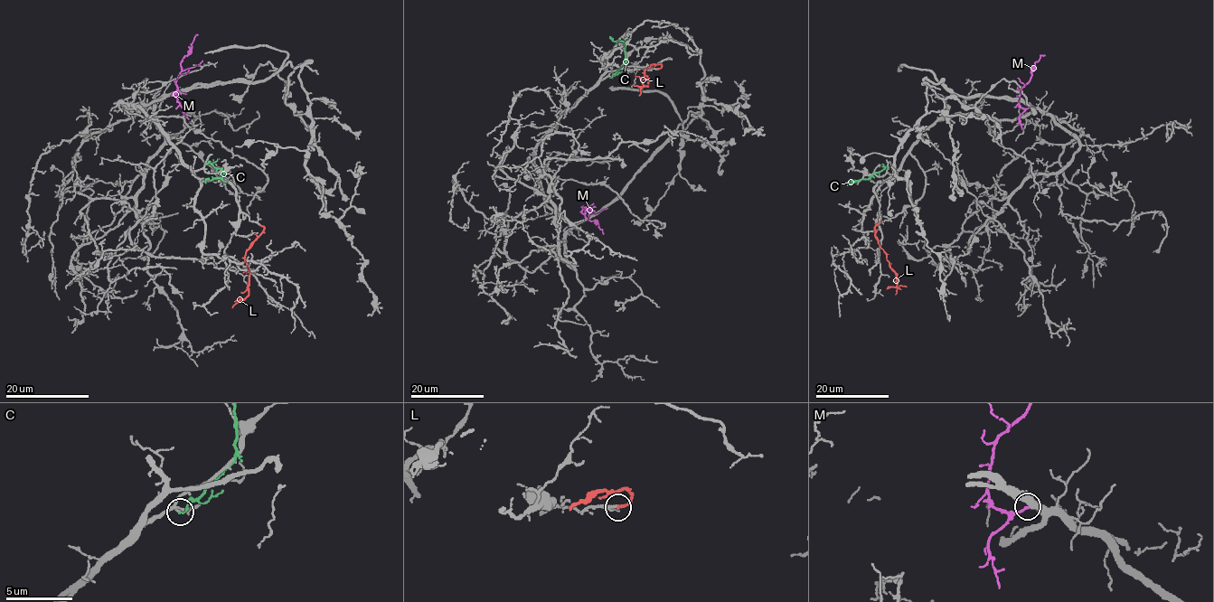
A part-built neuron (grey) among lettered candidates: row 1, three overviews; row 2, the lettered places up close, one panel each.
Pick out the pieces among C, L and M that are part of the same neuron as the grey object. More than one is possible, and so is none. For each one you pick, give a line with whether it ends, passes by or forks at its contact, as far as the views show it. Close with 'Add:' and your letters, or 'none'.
L: it ends
Add: L

